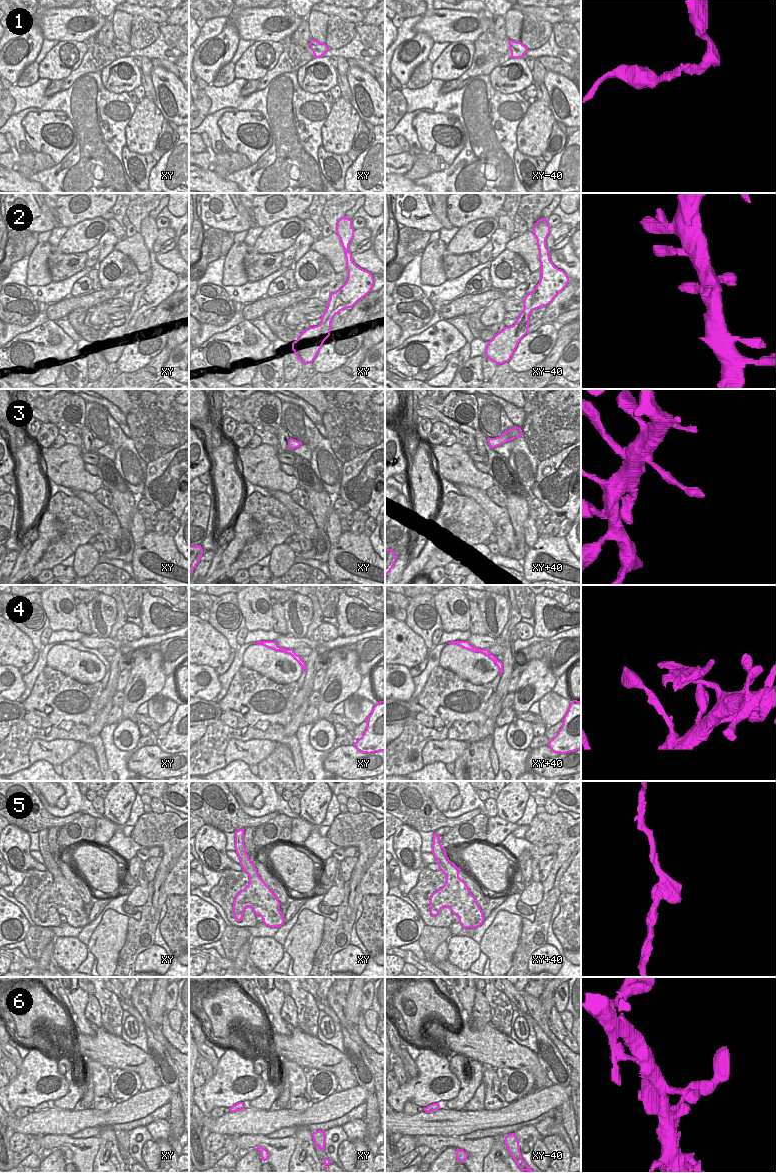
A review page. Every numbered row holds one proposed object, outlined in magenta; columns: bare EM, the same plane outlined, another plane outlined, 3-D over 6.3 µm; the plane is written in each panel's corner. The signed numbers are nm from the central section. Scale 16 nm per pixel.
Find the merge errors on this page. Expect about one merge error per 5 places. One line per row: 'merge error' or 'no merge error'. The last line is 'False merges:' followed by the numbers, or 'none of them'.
1: no merge error
2: no merge error
3: no merge error
4: merge error
5: no merge error
6: no merge error
False merges: 4

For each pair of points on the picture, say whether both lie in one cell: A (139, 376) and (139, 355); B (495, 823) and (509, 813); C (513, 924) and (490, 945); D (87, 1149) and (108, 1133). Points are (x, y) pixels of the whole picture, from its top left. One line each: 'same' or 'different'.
A: different
B: different
C: same
D: different

